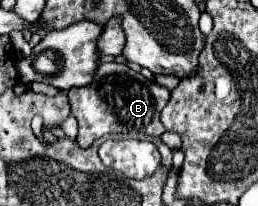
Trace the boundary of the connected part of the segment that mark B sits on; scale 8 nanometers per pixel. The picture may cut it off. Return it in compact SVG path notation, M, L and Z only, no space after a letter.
M101 63L91 85L75 87L75 91L69 91L67 95L71 103L71 113L79 121L77 143L83 149L91 147L95 139L107 133L129 133L131 129L143 131L151 137L161 137L161 133L165 133L165 127L161 125L159 115L169 101L169 91L145 79L141 73L133 71L129 65Z

